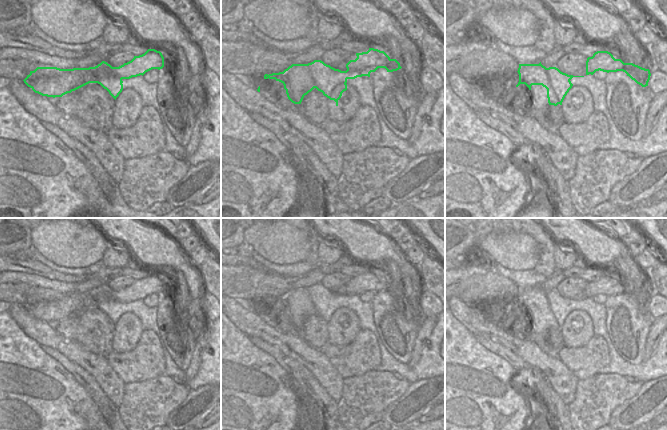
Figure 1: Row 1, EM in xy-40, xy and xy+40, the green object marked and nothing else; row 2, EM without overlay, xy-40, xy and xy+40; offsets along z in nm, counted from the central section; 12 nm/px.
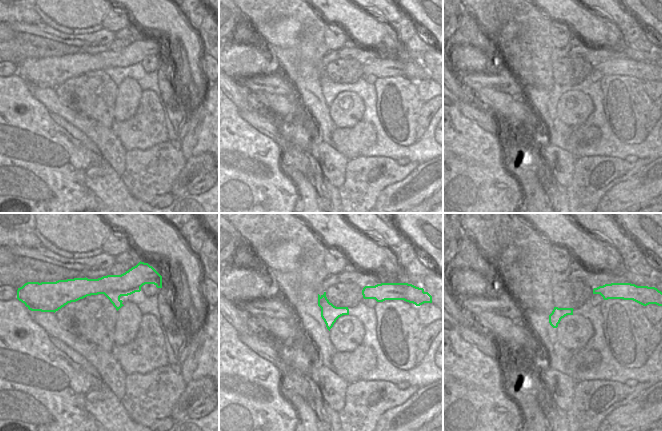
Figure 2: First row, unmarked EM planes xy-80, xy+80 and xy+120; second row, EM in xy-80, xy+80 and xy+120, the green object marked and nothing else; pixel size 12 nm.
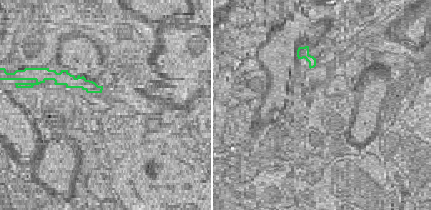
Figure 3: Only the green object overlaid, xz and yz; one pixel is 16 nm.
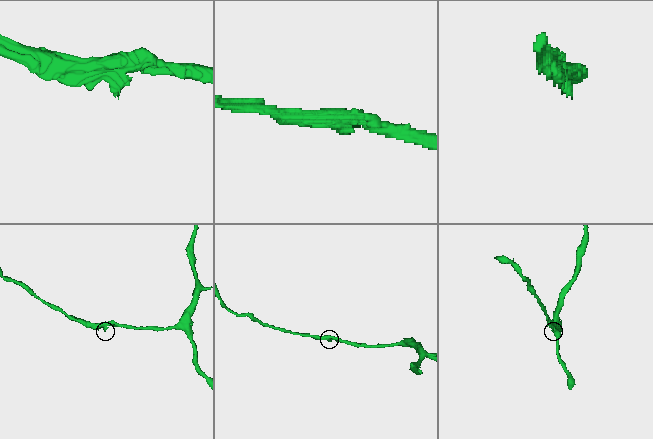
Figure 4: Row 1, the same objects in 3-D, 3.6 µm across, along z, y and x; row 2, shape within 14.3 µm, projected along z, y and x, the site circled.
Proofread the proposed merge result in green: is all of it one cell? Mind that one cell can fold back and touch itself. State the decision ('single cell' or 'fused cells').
single cell

